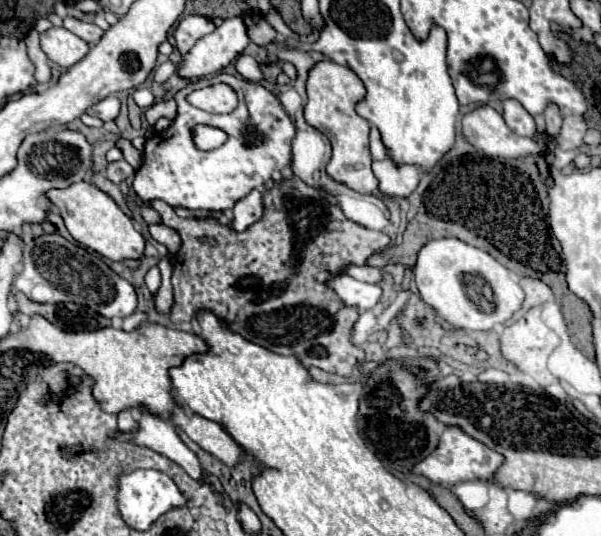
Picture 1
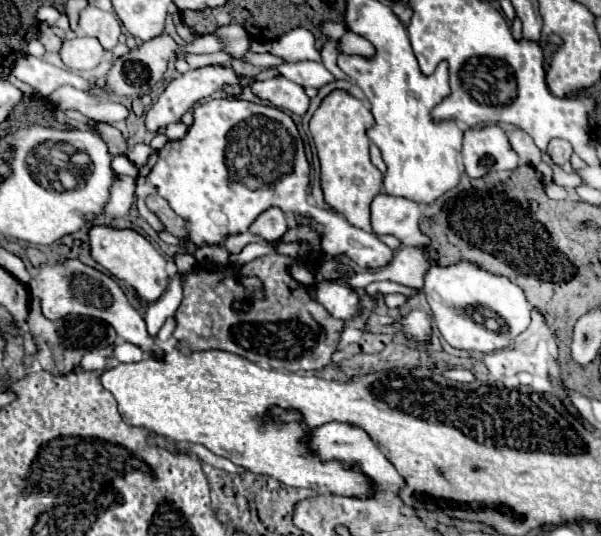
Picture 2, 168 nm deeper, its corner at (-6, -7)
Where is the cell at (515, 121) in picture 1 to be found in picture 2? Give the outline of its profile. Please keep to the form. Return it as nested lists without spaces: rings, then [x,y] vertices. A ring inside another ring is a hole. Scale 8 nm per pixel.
[[[514,128],[510,132],[510,144],[512,148],[516,150],[516,154],[520,156],[520,160],[524,164],[530,164],[530,166],[538,166],[540,164],[540,148],[534,144],[532,136],[520,128]]]

